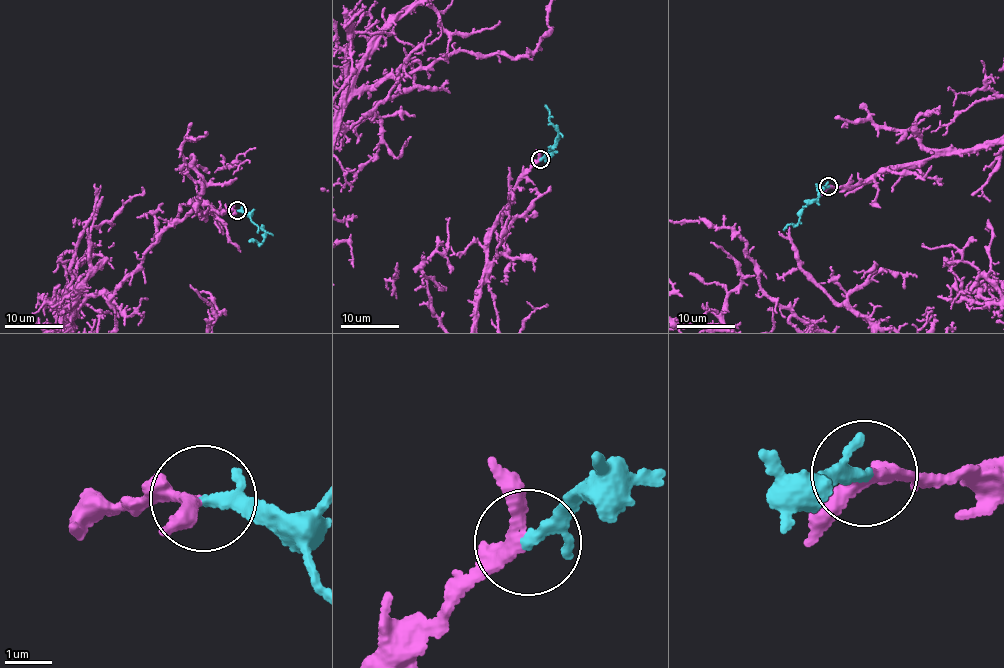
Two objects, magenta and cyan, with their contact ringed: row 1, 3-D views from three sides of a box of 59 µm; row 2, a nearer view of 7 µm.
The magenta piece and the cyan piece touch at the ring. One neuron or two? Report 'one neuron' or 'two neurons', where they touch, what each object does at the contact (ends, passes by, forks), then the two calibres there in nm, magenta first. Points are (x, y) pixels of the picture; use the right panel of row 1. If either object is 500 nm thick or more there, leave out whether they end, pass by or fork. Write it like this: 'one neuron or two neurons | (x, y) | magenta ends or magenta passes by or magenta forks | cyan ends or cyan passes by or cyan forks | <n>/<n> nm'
one neuron | (828, 186) | magenta passes by | cyan passes by | 260/170 nm

